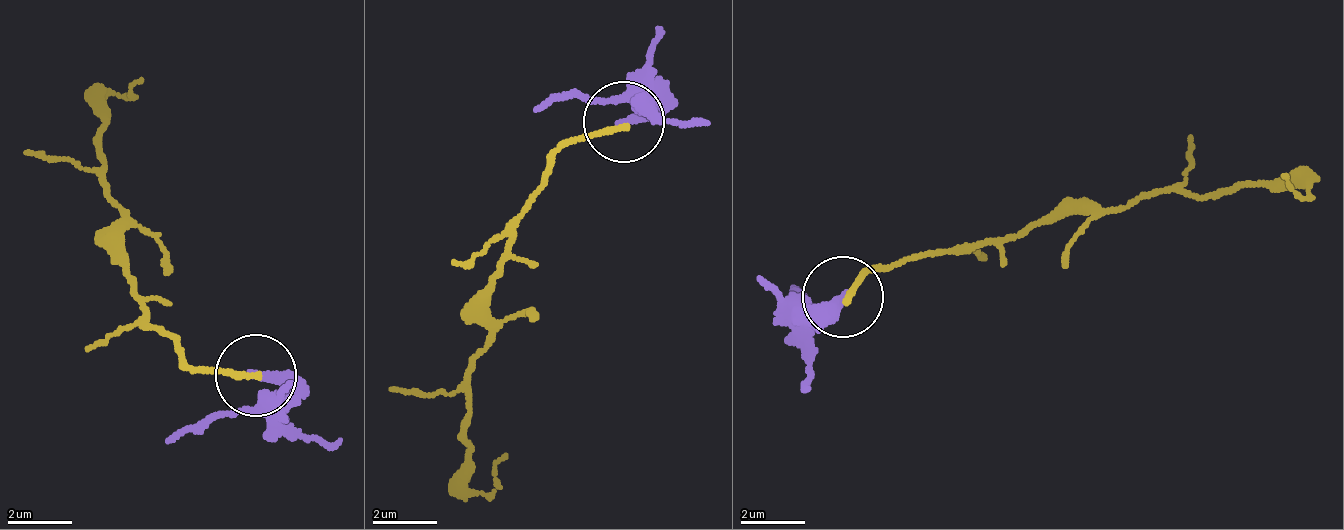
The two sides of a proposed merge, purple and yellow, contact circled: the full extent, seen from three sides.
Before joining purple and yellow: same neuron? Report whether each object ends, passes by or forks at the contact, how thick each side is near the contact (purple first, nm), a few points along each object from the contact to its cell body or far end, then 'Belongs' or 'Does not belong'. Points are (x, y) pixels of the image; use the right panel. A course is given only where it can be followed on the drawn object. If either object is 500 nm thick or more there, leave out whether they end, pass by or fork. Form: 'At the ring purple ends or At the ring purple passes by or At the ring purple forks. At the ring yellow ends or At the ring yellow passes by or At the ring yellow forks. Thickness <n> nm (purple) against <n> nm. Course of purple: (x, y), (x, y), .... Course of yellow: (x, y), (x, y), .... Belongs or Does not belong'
At the ring purple ends. At the ring yellow ends. Thickness 280 nm (purple) against 190 nm. Course of purple: (840, 294), (832, 314), (808, 314), (801, 294). Course of yellow: (840, 301), (857, 275), (955, 241), (1028, 237), (1167, 193), (1305, 189), (1280, 174). Does not belong

